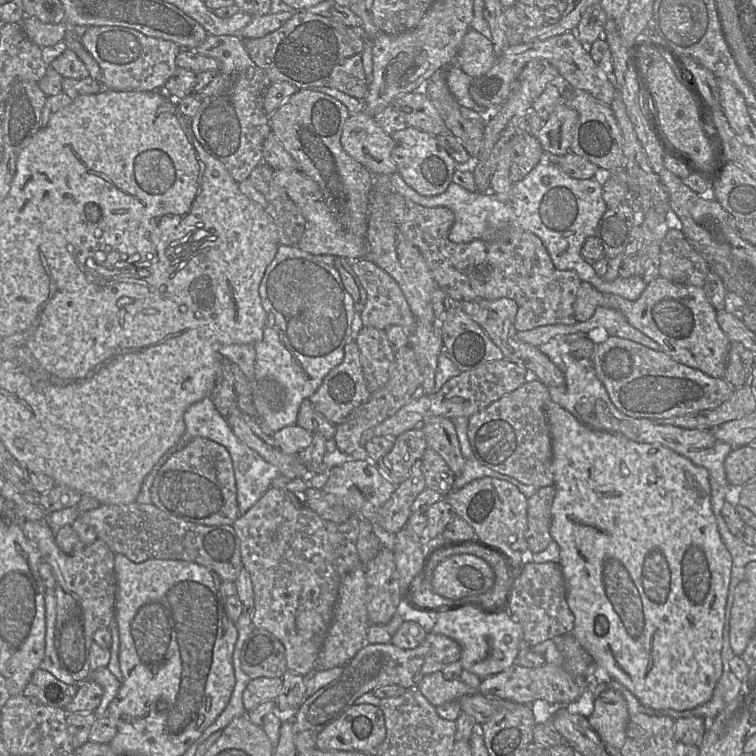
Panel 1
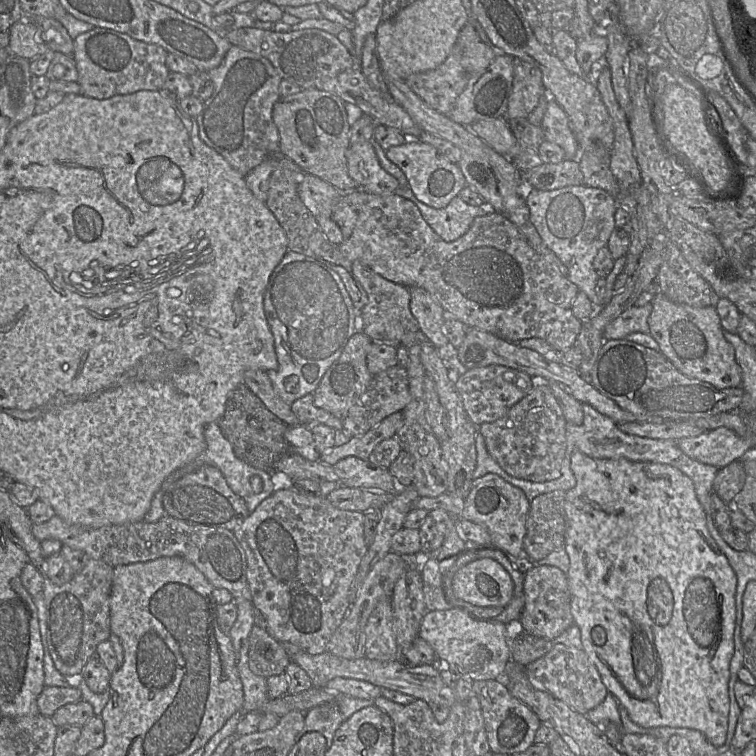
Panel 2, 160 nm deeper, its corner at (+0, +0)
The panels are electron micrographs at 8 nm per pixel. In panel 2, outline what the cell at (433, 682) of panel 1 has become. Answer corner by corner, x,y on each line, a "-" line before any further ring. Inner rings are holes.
503,680
474,681
472,693
480,703
492,753
511,755
523,752
534,744
536,732
542,723
528,705
511,694

